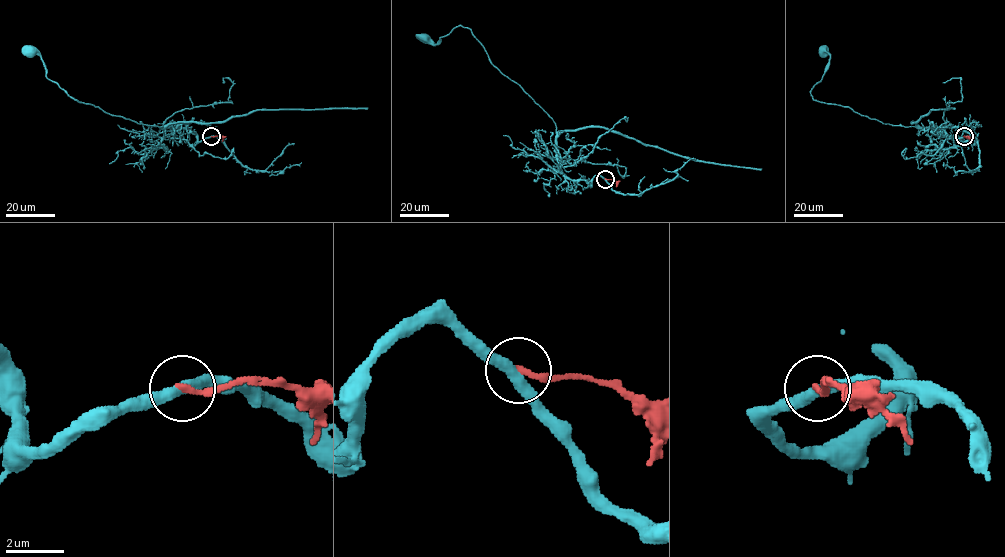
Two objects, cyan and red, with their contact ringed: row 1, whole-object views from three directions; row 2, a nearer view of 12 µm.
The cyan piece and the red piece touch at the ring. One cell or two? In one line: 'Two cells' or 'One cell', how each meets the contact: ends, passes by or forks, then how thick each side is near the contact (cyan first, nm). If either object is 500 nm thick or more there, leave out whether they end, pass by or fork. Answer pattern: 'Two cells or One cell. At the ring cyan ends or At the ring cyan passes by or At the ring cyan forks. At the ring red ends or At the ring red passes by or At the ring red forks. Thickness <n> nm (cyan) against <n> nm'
Two cells. At the ring cyan passes by. At the ring red ends. Thickness 360 nm (cyan) against 190 nm

